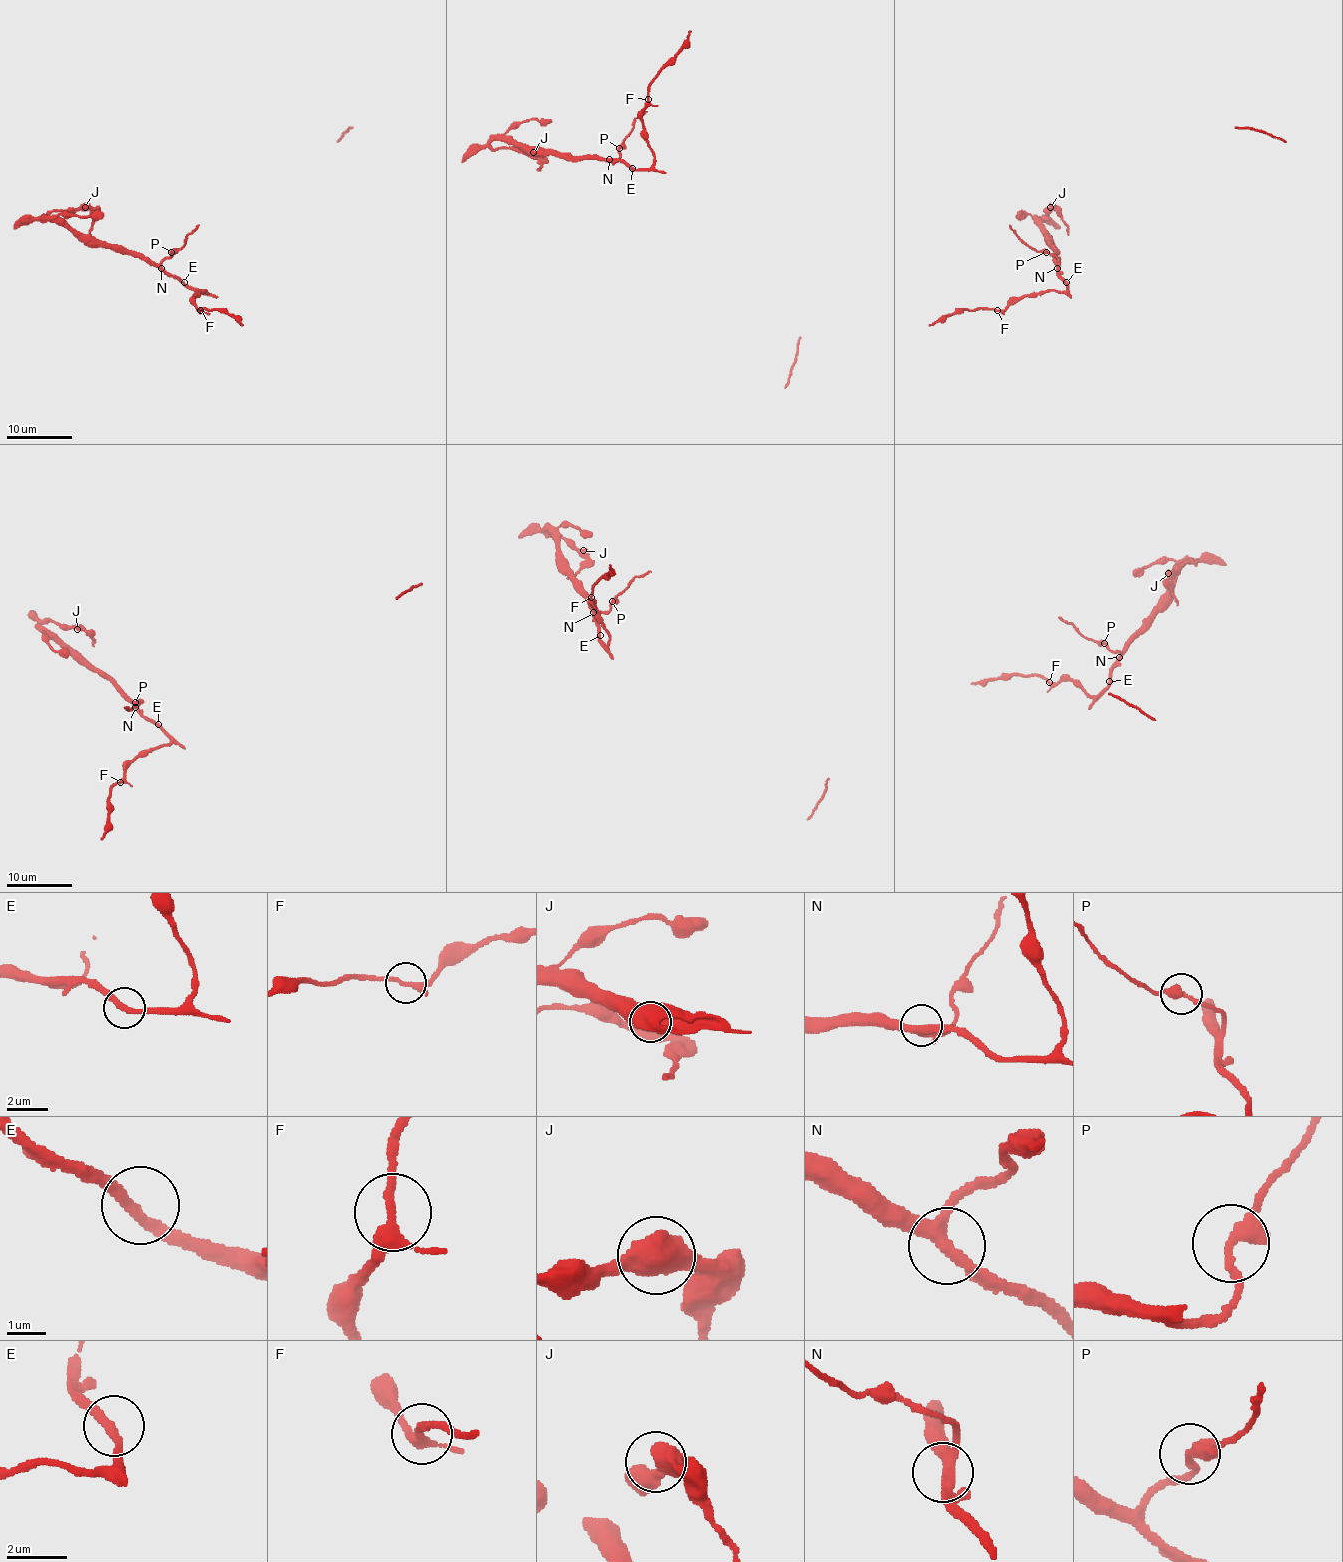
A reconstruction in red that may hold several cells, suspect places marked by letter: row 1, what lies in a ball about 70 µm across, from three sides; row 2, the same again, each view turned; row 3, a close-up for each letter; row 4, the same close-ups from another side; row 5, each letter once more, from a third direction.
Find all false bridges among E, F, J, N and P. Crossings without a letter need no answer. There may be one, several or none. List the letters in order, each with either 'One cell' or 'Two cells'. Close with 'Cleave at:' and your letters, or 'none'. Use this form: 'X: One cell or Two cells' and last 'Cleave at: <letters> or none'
E: One cell
F: One cell
J: One cell
N: One cell
P: One cell
Cleave at: none

